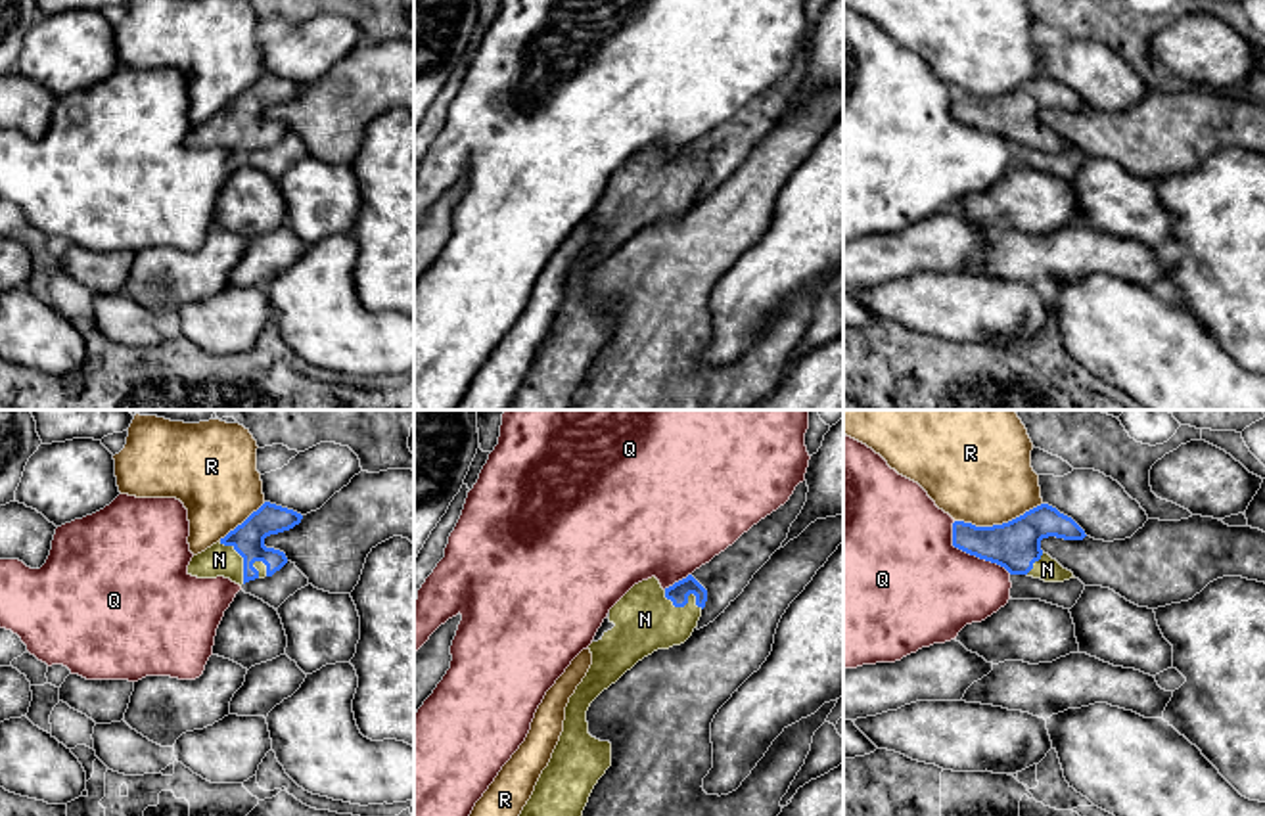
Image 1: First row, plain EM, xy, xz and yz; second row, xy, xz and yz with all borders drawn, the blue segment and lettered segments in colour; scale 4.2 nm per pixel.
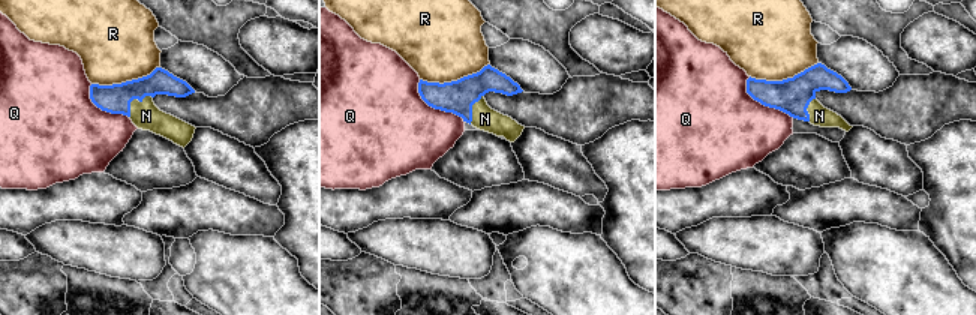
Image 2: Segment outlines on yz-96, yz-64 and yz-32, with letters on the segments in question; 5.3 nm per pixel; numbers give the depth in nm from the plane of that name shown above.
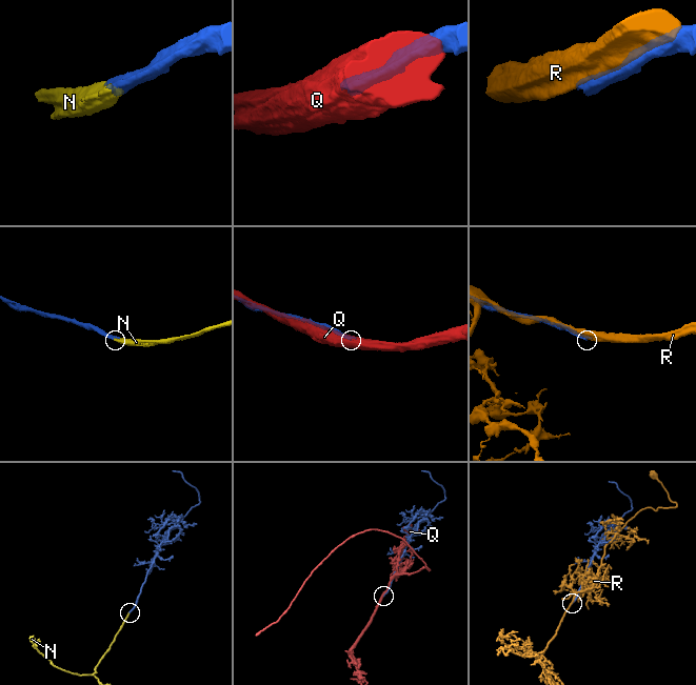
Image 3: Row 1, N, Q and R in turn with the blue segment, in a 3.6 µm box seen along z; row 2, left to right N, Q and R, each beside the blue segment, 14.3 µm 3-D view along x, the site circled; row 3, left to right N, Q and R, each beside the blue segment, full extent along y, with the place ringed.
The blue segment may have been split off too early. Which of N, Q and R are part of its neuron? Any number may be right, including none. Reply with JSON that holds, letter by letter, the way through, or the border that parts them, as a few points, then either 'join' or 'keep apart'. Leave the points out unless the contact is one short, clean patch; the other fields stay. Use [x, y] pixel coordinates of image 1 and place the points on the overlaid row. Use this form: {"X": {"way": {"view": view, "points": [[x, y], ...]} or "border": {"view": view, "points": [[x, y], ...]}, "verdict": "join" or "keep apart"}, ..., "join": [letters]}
{"N": {"verdict": "join"}, "Q": {"verdict": "keep apart"}, "R": {"verdict": "keep apart"}, "join": ["N"]}

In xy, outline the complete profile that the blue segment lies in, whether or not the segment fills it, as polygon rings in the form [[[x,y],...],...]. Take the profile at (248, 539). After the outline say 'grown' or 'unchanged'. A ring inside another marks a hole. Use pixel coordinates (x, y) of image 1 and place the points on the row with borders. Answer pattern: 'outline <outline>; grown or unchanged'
outline [[[264,502],[242,525],[217,544],[192,557],[188,575],[197,578],[224,577],[236,584],[272,577],[288,557],[284,552],[266,548],[264,538],[293,529],[301,513]]]; grown

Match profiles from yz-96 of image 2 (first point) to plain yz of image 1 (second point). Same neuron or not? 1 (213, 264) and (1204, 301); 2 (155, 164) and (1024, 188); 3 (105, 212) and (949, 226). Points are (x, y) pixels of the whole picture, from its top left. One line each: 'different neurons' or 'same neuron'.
1: different neurons
2: same neuron
3: same neuron

